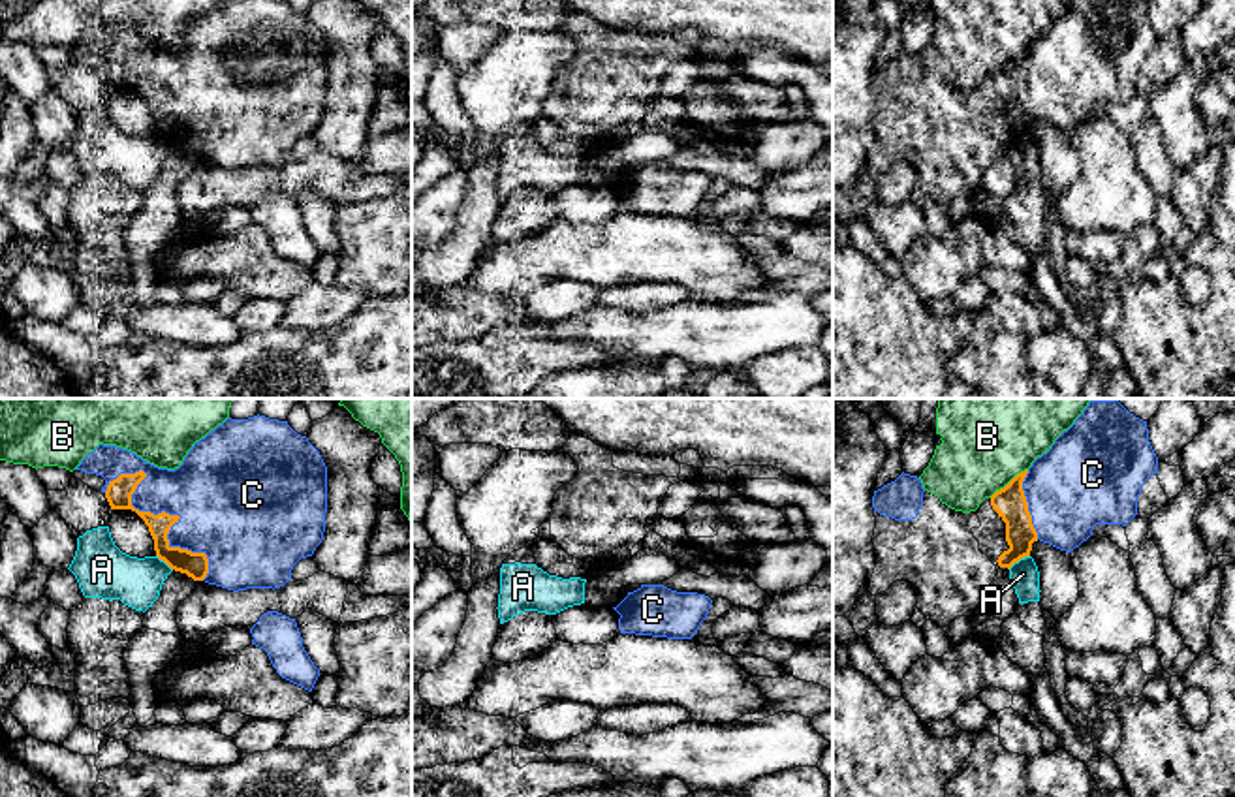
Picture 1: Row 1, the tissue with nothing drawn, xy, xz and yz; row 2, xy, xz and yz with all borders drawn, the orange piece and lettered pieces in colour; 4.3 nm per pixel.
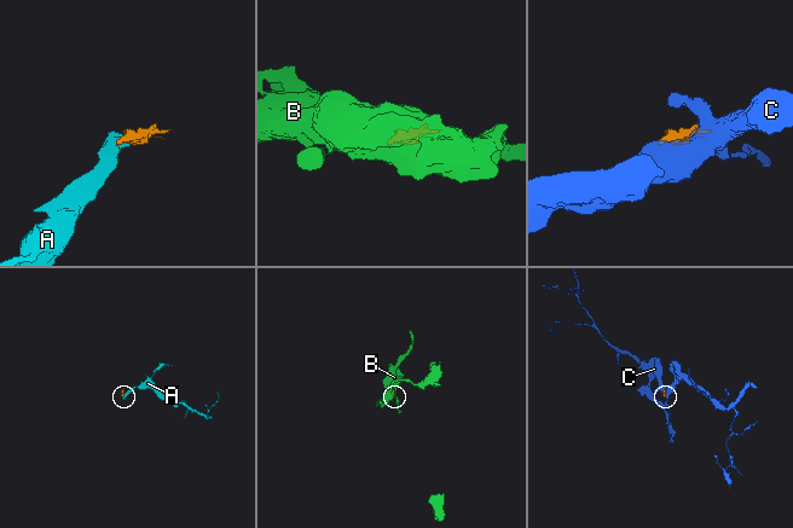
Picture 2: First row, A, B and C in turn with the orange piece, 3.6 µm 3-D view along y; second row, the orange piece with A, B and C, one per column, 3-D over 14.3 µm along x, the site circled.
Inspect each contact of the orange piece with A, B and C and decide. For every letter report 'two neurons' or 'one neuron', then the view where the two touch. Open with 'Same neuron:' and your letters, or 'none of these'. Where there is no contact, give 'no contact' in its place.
Same neuron: C
A: two neurons; contact in yz
B: two neurons; contact in yz
C: one neuron; contact in xy

